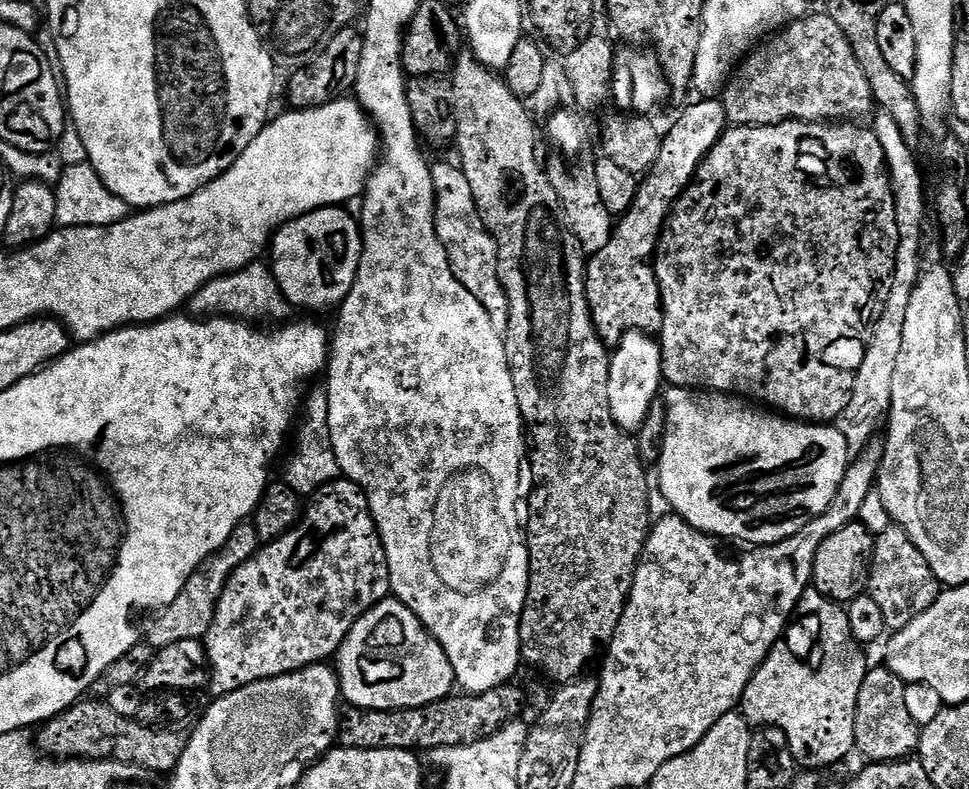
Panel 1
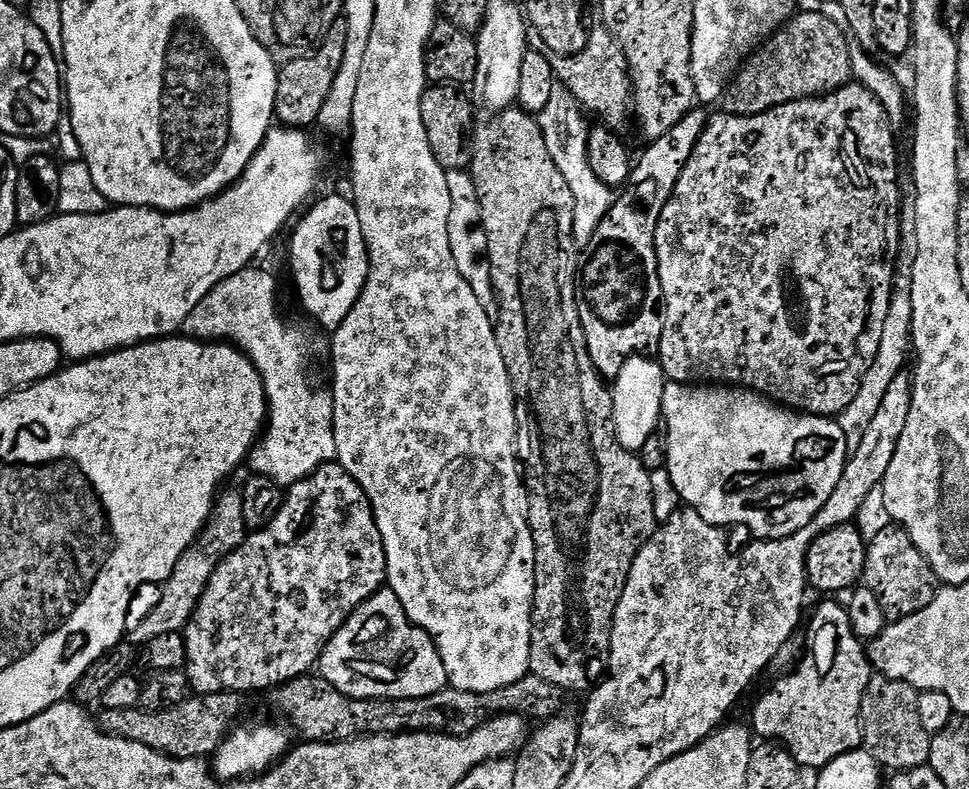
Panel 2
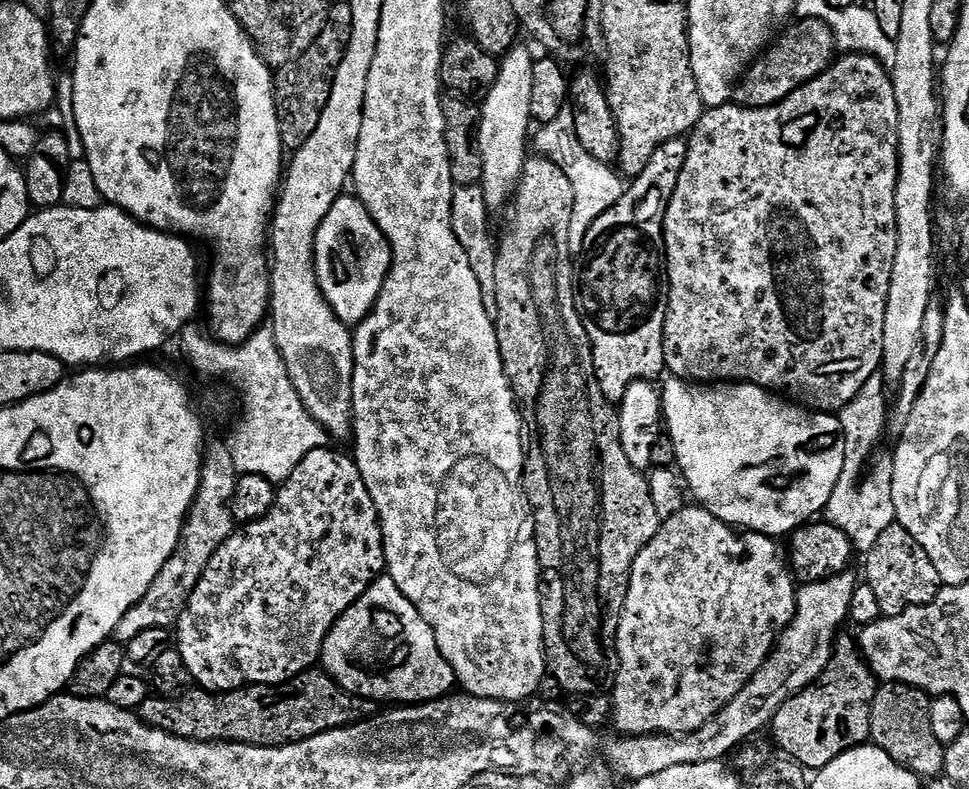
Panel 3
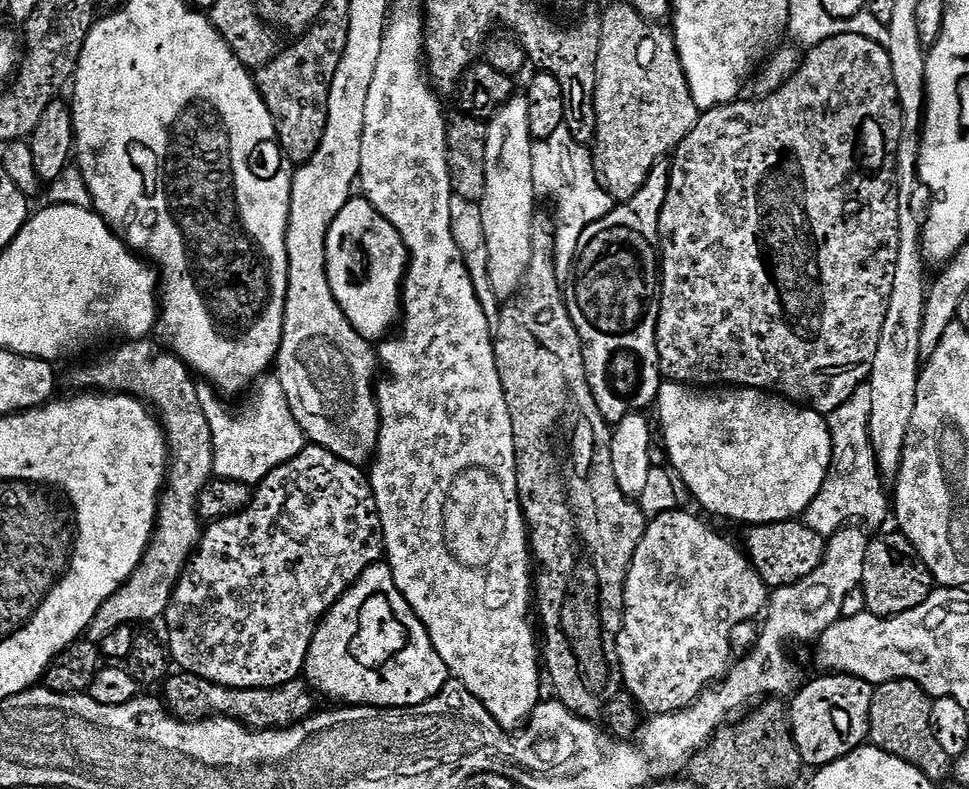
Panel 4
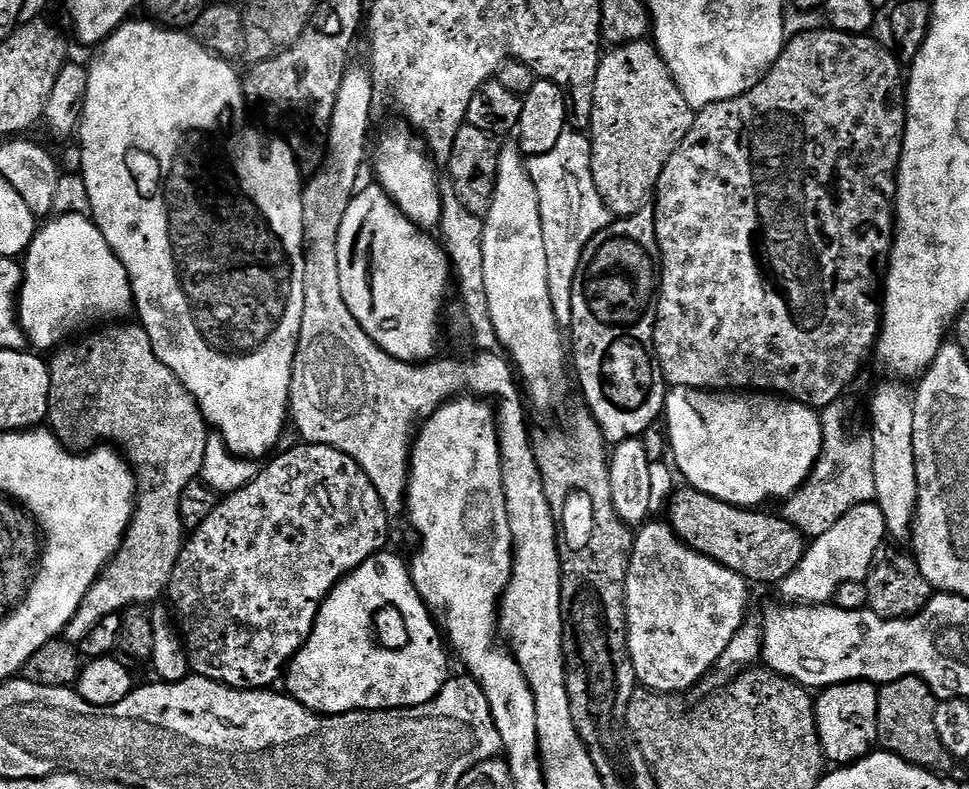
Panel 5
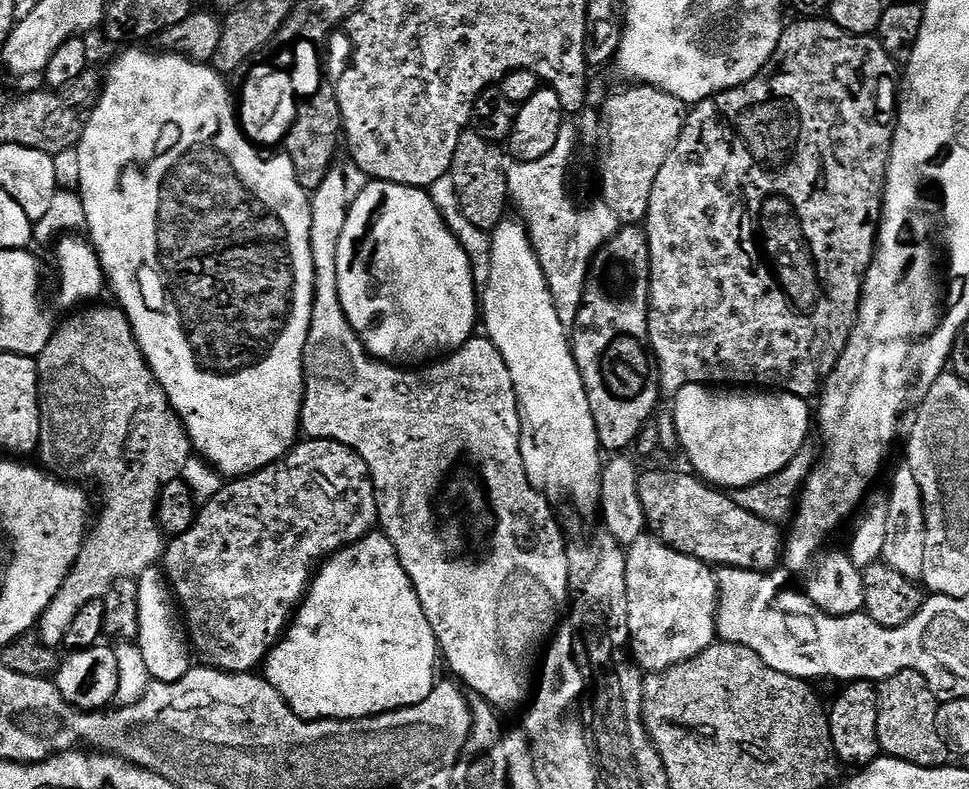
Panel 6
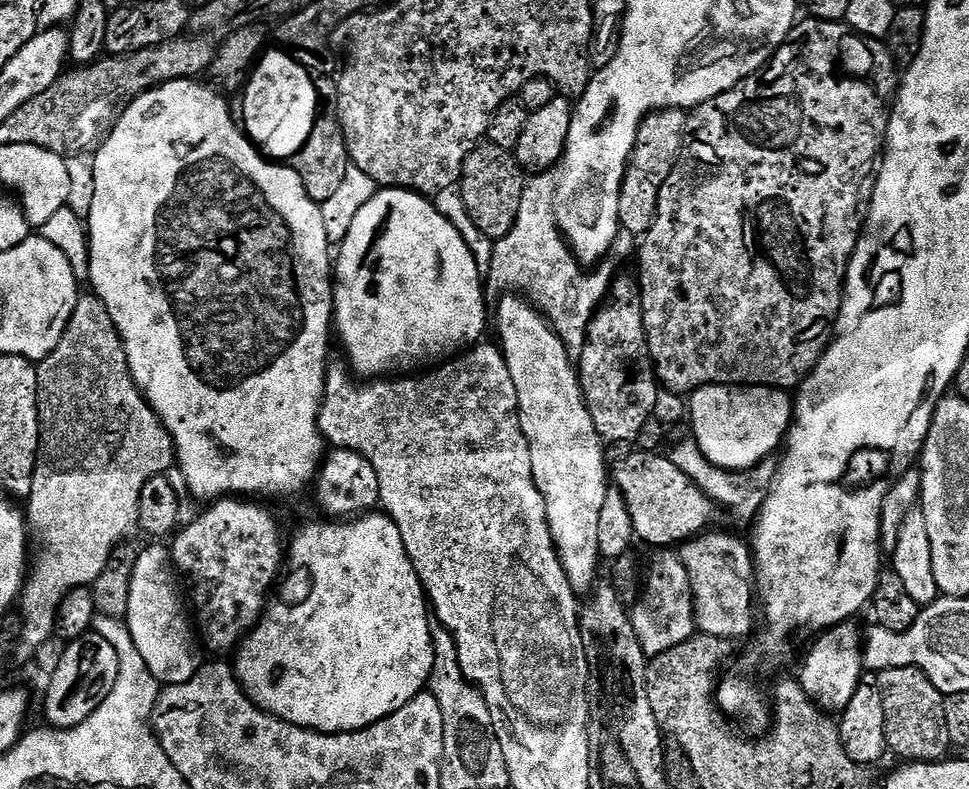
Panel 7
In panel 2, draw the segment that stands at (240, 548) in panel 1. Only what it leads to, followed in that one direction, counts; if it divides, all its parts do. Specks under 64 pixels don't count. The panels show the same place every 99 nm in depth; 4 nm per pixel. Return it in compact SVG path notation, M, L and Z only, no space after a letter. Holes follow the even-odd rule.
M225 487L217 495L216 503L212 509L212 517L204 526L204 531L197 536L196 540L178 558L178 566L174 566L174 574L163 585L164 593L160 601L152 608L152 613L130 632L131 643L136 646L143 646L148 641L158 638L158 634L170 634L171 632L183 632L188 623L192 621L194 610L214 574L214 570L224 559L238 546L242 546L249 535L246 526L246 518L242 514L243 491Z

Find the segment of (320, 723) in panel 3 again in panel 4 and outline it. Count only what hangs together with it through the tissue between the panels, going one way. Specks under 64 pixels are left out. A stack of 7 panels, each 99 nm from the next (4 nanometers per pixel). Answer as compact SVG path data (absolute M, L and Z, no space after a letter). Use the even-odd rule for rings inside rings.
M183 670L169 675L163 681L163 703L177 720L202 720L209 716L229 716L245 728L263 730L265 728L288 728L308 719L317 711L317 697L307 680L297 678L282 686L273 688L227 688L221 684L211 684L192 672Z

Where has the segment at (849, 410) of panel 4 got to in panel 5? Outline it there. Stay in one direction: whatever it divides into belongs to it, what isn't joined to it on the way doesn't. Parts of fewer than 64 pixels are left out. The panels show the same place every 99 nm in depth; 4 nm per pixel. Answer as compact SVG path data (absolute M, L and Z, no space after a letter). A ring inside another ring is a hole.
M841 401L821 409L822 445L819 458L804 485L787 497L780 509L784 520L799 530L805 539L813 540L831 529L852 508L874 502L873 438L869 433L854 438L846 434L846 410Z

